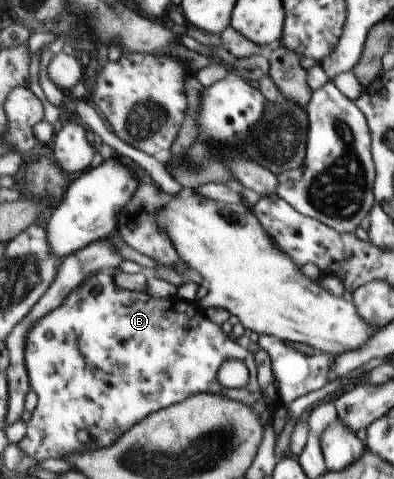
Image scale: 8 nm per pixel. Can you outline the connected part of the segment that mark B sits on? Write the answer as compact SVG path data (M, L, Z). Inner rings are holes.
M109 272L98 273L87 280L82 287L72 292L60 308L57 308L48 316L40 319L28 333L25 357L31 380L31 390L38 396L38 403L35 409L32 410L32 416L27 423L27 437L18 443L18 448L20 448L24 454L38 460L38 462L46 460L46 458L66 458L67 460L75 451L92 451L94 449L112 446L126 431L129 431L147 416L184 402L186 399L200 393L220 395L221 397L228 397L233 401L247 404L250 408L254 409L254 412L257 412L257 415L261 418L266 428L272 423L273 412L271 411L271 404L267 396L262 392L262 387L259 383L259 368L257 367L256 356L254 356L254 349L255 347L252 347L251 350L248 350L248 347L244 348L244 346L240 346L240 344L236 342L236 338L233 338L230 334L224 334L224 330L222 330L218 324L210 322L210 320L206 318L204 308L202 308L196 300L189 301L182 297L157 299L143 291L133 291L118 287L116 280L114 280L114 277ZM228 359L243 360L248 365L251 372L251 379L244 388L229 389L220 384L218 373L220 367ZM80 430L86 430L90 434L90 440L86 443L80 443L76 439L75 432L80 432Z

